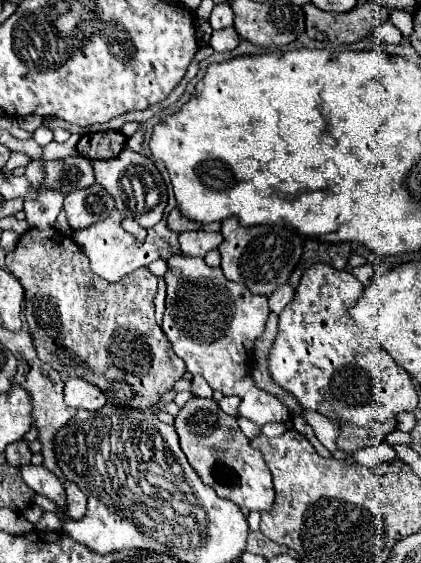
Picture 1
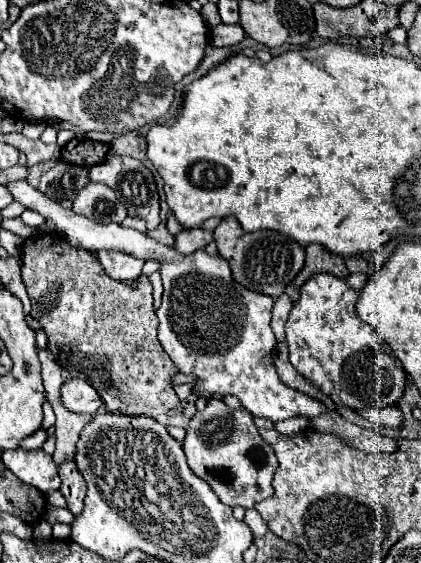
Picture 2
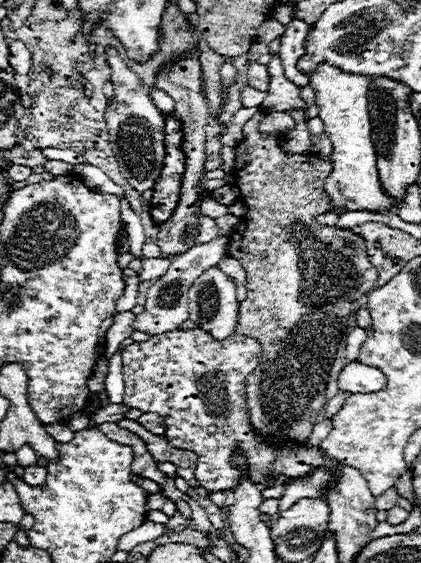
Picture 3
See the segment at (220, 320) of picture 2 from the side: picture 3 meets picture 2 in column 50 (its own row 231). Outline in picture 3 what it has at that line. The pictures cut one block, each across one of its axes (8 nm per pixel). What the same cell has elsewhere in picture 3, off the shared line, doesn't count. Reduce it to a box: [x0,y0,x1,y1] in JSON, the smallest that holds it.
[198,214,222,244]

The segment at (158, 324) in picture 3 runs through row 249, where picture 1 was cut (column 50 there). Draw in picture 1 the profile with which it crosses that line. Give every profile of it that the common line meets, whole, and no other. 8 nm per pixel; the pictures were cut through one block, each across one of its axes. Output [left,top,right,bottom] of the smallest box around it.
[24,190,64,228]

